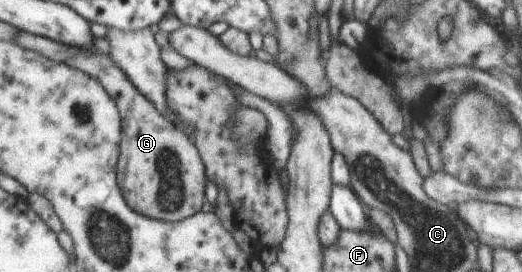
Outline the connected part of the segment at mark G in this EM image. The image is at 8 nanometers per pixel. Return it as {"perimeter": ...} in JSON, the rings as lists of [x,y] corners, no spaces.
{"perimeter":[[[22,31],[16,38],[16,42],[26,49],[37,51],[39,54],[53,59],[55,62],[68,63],[70,67],[86,72],[91,78],[98,80],[117,103],[125,127],[122,138],[122,158],[119,159],[118,164],[118,183],[121,190],[126,192],[126,203],[134,211],[163,222],[179,222],[200,212],[204,203],[204,182],[206,182],[200,152],[190,136],[158,112],[154,104],[128,79],[121,67],[113,62],[109,54],[102,54],[98,50],[90,51],[81,47],[72,47],[25,31]]]}

